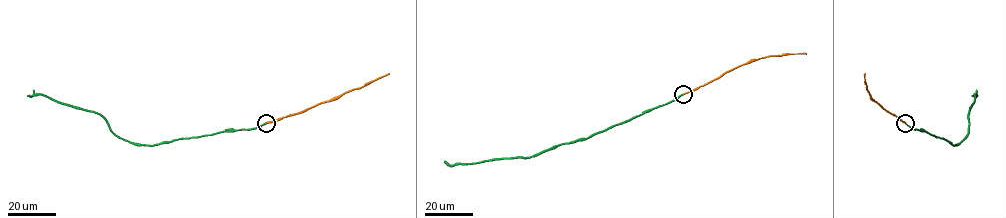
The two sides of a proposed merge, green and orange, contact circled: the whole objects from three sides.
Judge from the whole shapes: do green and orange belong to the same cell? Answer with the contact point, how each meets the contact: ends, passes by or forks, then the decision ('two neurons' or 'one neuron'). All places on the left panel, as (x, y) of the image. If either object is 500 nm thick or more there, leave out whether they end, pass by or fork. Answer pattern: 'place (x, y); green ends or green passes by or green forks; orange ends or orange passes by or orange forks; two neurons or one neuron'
place (266, 123); green ends; orange ends; one neuron

